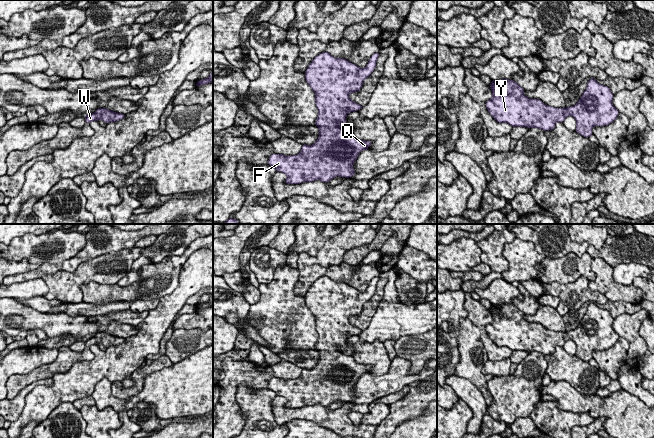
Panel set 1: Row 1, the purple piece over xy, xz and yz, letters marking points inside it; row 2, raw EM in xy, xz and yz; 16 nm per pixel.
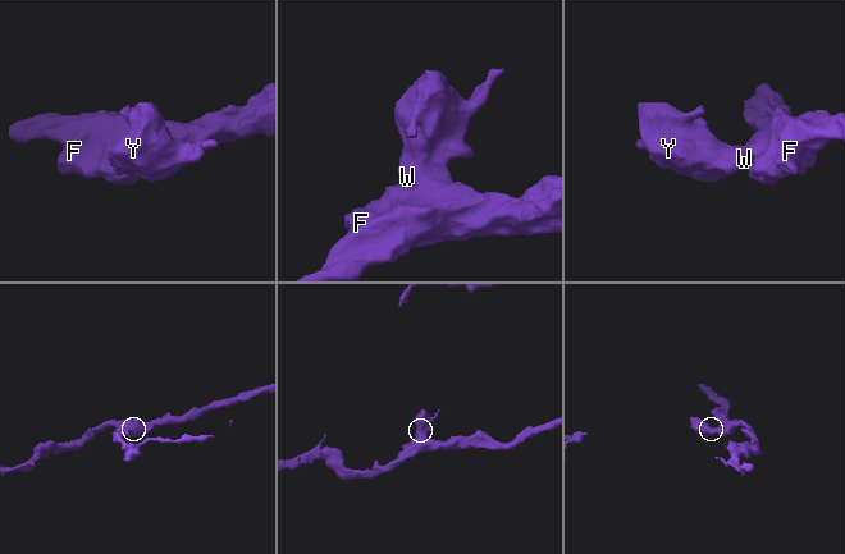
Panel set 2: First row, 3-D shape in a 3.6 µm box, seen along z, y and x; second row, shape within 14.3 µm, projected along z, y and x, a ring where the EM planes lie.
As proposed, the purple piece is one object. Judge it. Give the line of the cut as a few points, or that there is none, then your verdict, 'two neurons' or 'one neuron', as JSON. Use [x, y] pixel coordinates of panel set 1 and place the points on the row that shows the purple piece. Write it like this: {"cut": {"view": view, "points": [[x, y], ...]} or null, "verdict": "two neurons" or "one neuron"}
{"cut": null, "verdict": "one neuron"}

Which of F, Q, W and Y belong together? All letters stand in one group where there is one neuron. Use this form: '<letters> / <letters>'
F Q W Y

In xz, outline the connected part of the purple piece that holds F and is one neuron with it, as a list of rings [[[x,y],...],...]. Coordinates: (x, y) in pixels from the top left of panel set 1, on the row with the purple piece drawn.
[[[323,52],[309,64],[304,74],[306,82],[315,93],[315,104],[318,109],[315,124],[320,134],[314,144],[303,144],[301,152],[297,155],[272,154],[269,157],[268,164],[277,172],[287,175],[286,184],[316,180],[328,182],[337,176],[350,178],[355,175],[353,163],[361,151],[368,150],[372,142],[356,139],[352,132],[345,131],[340,124],[346,124],[347,114],[359,111],[363,107],[353,102],[349,94],[361,89],[363,81],[374,71],[379,56],[379,52],[372,54],[367,66],[360,68],[346,59],[335,58],[330,53]]]

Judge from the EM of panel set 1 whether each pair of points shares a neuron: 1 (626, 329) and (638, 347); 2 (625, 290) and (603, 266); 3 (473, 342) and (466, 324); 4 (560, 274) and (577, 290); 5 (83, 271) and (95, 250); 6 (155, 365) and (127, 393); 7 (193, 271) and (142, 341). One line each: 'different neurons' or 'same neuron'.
1: same neuron
2: same neuron
3: same neuron
4: different neurons
5: different neurons
6: same neuron
7: same neuron

